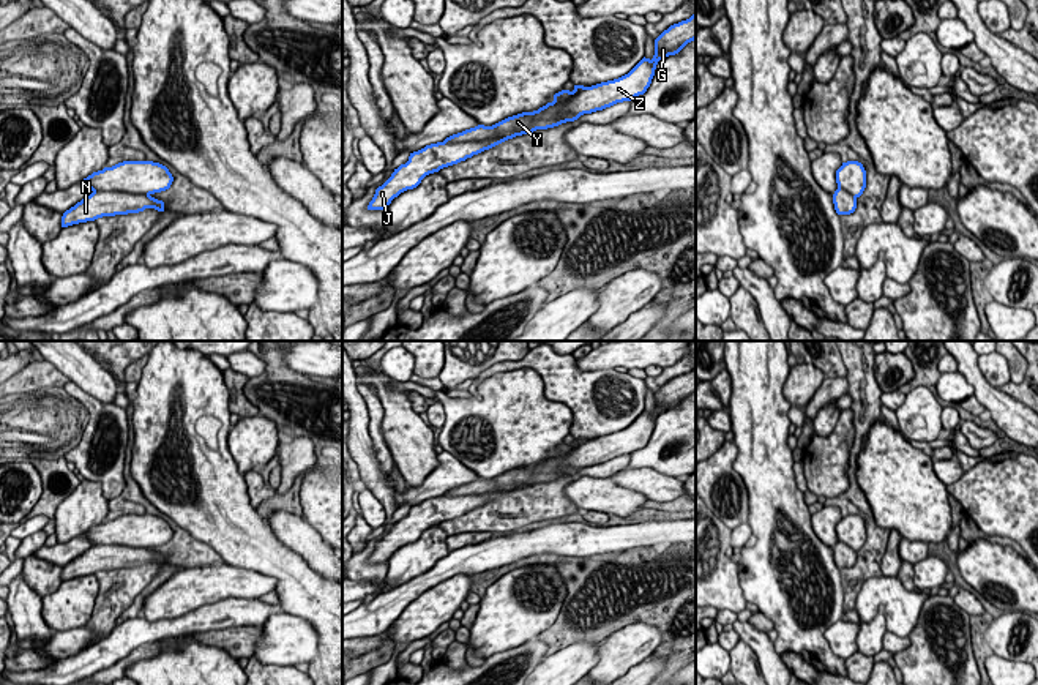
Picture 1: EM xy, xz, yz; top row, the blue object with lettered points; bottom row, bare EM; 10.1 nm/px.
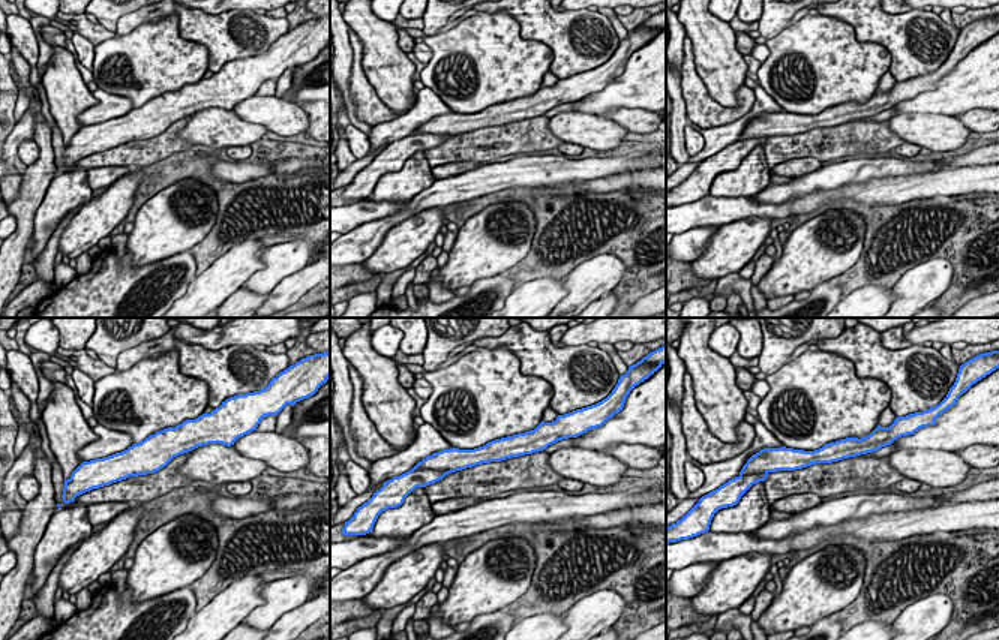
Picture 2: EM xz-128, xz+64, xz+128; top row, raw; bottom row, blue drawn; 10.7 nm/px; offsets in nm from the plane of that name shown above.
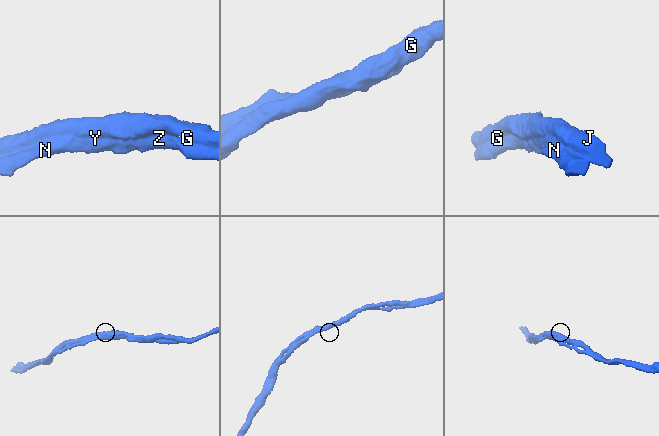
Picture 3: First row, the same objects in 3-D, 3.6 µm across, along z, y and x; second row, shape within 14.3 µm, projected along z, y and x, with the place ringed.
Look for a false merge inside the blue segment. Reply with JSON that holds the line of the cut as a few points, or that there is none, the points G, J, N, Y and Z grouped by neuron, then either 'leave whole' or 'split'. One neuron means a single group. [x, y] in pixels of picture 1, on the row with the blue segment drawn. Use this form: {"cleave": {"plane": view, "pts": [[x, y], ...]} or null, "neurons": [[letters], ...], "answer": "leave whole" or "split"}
{"cleave": null, "neurons": [["G", "J", "N", "Y", "Z"]], "answer": "leave whole"}

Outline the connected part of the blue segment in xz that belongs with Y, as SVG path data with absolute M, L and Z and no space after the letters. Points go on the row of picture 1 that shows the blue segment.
M696 14L664 30L655 39L653 58L644 57L628 74L618 79L592 87L574 85L573 92L555 93L554 101L538 110L508 117L492 126L478 125L410 153L409 161L394 169L391 177L375 189L368 210L388 208L394 197L416 188L426 175L465 161L508 139L574 122L584 114L603 110L644 95L652 84L658 62L678 54L694 39Z

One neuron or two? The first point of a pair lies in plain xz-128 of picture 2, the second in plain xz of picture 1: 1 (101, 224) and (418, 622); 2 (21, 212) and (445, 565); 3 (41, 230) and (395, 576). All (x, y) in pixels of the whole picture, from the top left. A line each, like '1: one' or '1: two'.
1: one
2: two
3: one

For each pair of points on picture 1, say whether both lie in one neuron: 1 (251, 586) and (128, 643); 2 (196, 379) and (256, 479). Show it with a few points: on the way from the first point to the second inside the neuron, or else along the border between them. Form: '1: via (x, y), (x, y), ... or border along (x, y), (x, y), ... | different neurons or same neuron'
1: border along (253, 597), (226, 597), (202, 603), (182, 616) | different neurons
2: border along (242, 475), (248, 501), (256, 510) | different neurons

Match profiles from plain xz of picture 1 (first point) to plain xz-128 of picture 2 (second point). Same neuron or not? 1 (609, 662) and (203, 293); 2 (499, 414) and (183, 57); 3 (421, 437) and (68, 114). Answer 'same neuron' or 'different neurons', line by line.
1: different neurons
2: same neuron
3: same neuron

